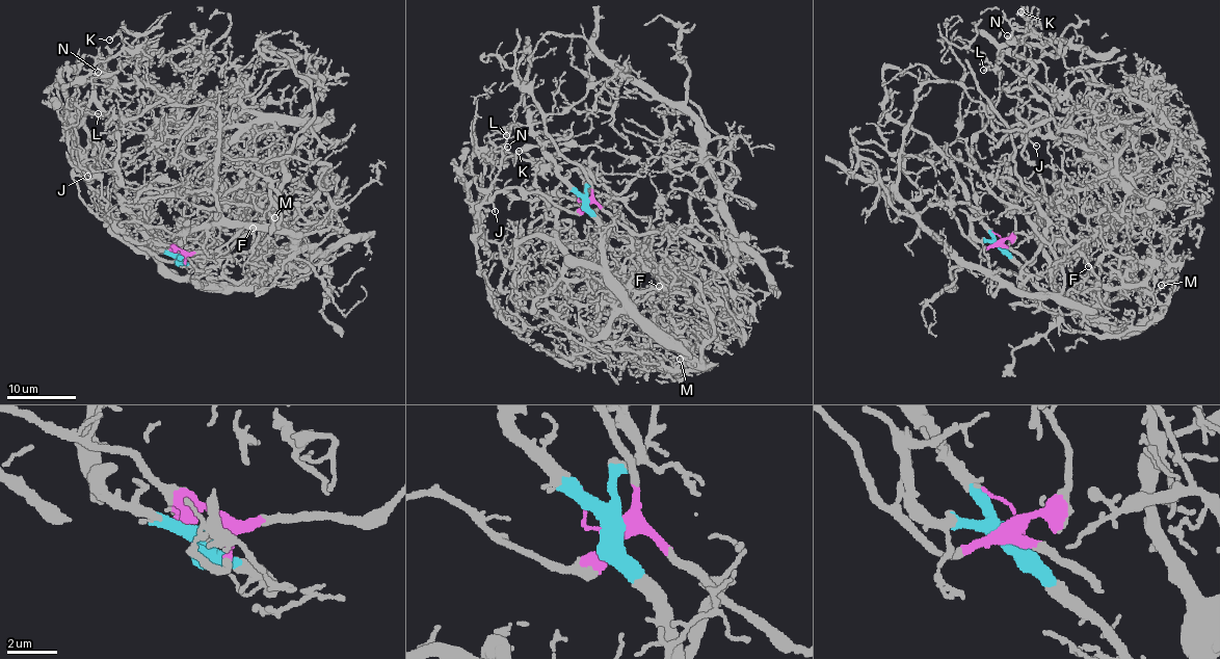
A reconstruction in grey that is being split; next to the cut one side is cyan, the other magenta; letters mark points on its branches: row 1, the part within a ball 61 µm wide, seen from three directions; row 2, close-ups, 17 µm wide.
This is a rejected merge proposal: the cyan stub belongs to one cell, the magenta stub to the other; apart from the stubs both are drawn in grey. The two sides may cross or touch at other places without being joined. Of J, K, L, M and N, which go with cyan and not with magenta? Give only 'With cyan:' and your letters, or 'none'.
With cyan: M

